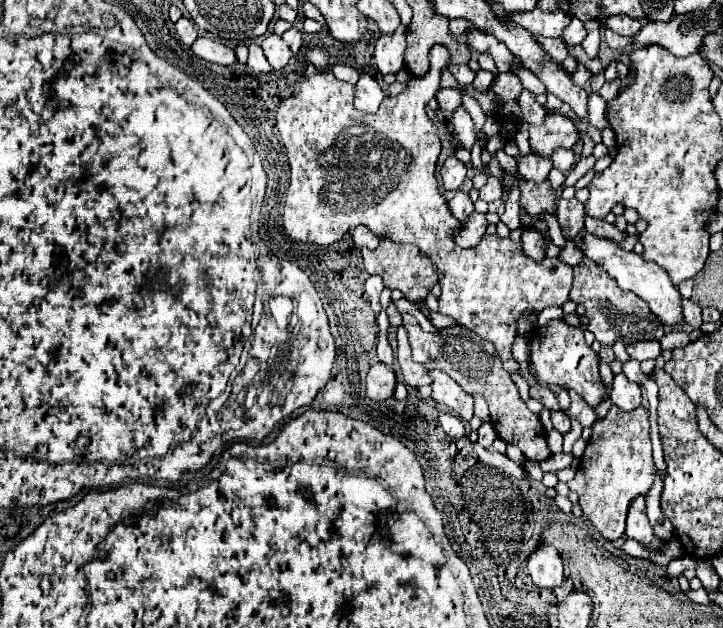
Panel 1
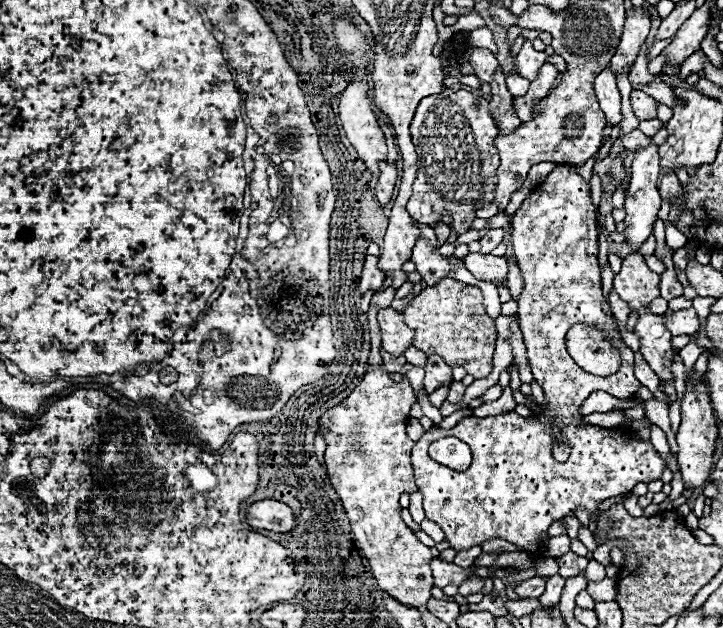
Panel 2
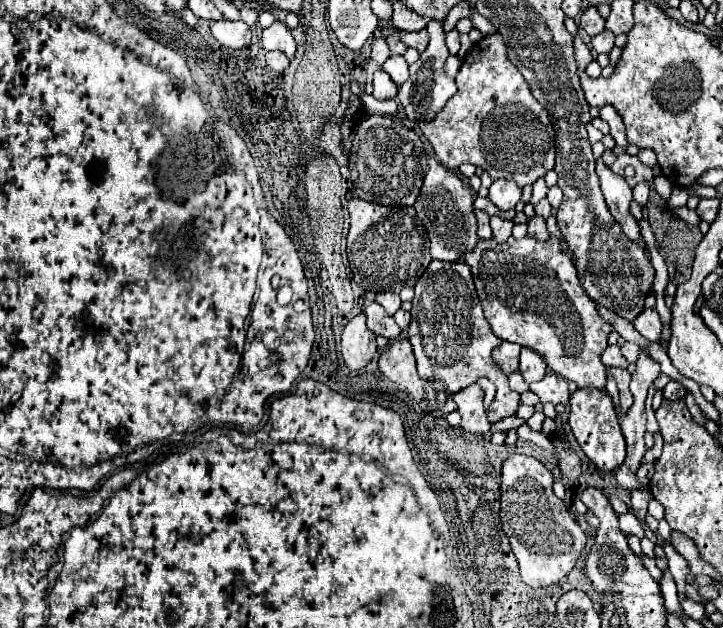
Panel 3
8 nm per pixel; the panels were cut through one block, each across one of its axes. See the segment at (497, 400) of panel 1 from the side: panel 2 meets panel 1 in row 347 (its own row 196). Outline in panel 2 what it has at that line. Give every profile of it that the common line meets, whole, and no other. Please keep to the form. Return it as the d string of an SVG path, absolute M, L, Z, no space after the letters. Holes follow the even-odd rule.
M444 88L444 92L420 100L410 132L418 154L414 194L408 200L410 216L434 226L440 222L442 212L450 210L454 218L452 232L462 234L470 230L478 204L488 206L494 200L496 170L500 164L498 150L494 148L498 126L490 114L490 102L462 88ZM438 152L440 160L436 160Z

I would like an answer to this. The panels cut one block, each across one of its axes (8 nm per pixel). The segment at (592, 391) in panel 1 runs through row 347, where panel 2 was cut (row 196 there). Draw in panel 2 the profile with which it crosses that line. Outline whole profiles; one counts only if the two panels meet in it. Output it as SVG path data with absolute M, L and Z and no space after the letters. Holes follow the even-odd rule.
M558 166L550 172L550 176L532 192L530 198L522 202L522 206L512 214L512 246L518 268L524 278L524 288L518 298L518 322L522 328L524 344L528 348L528 360L536 382L544 390L544 412L548 416L518 416L514 410L502 412L488 418L466 416L454 428L432 428L428 430L412 448L412 466L414 480L418 490L424 494L424 512L426 518L436 522L450 548L456 552L468 550L472 546L480 546L480 542L490 538L502 538L518 546L520 550L538 556L546 550L550 540L548 528L554 520L564 516L574 516L578 508L584 508L588 516L596 516L600 504L612 496L628 494L638 482L660 480L666 468L666 462L654 450L650 442L642 442L632 438L632 434L622 430L608 430L582 422L580 406L584 400L598 390L612 394L618 400L630 400L636 396L640 382L634 378L634 352L622 342L618 330L604 330L606 338L620 352L622 364L618 374L610 376L594 376L584 372L566 352L566 332L574 324L590 324L594 328L608 328L610 322L610 304L602 296L600 288L600 268L598 268L598 230L596 230L596 210L590 198L590 186L584 182L574 168ZM434 436L456 436L466 442L472 450L472 464L464 472L450 470L428 456L428 444L434 442ZM560 440L566 442L572 452L566 462L556 462L552 456L552 444Z

